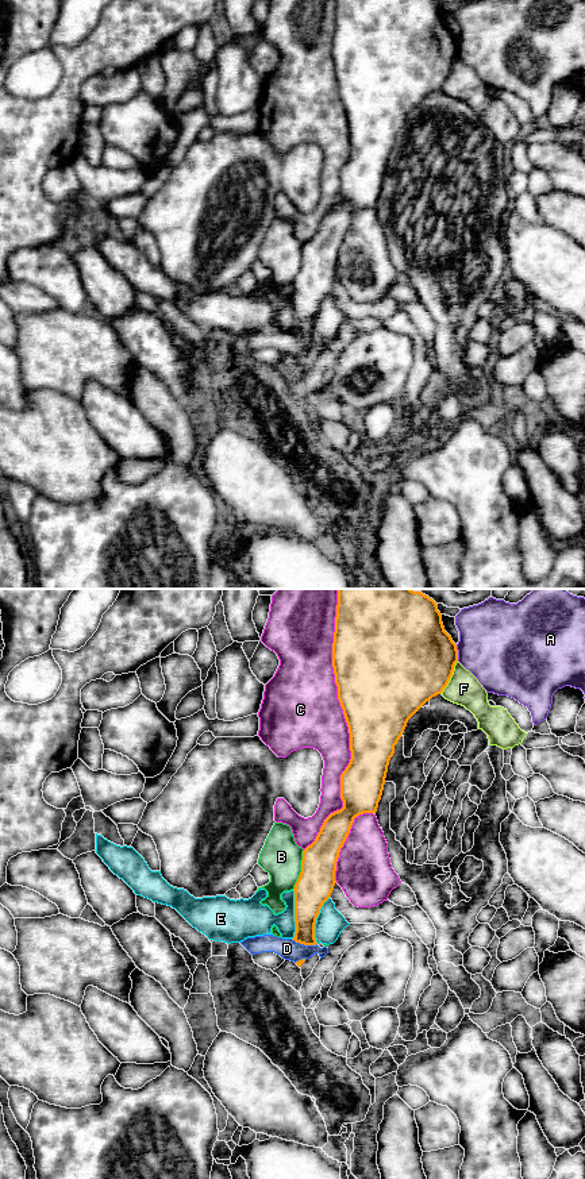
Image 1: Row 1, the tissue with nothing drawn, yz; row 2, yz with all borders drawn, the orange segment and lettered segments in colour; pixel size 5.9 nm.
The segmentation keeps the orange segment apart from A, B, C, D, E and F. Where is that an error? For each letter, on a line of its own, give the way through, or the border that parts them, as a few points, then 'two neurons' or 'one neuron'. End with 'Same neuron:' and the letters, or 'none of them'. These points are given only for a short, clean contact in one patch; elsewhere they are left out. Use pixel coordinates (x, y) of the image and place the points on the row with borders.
A: border along yz (455, 644), (458, 661); two neurons
B: two neurons
C: two neurons
D: two neurons
E: border along yz (293, 890), (295, 936), (292, 939); two neurons
F: two neurons
Same neuron: none of them

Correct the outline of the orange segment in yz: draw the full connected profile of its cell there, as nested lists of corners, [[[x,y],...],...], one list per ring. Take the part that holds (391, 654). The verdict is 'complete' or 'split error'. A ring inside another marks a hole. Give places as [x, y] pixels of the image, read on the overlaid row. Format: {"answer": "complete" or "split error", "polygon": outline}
{"answer": "complete", "polygon": [[[338,589],[332,667],[338,686],[338,700],[350,733],[351,759],[340,775],[343,808],[323,822],[315,841],[303,851],[301,872],[295,885],[296,943],[316,945],[315,924],[323,903],[330,898],[335,881],[336,862],[354,818],[376,813],[382,795],[389,760],[395,745],[404,733],[408,720],[432,697],[442,694],[458,662],[457,644],[444,631],[436,602],[412,589]]]}

